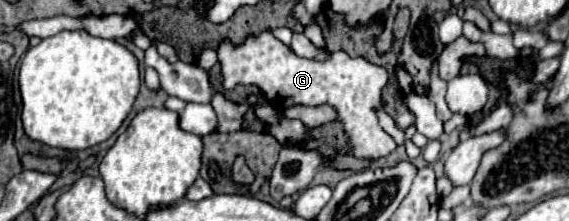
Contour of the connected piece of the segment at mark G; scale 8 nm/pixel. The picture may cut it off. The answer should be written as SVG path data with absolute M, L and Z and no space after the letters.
M269 30L249 36L243 44L233 44L231 40L221 40L219 48L219 64L223 74L223 86L227 90L237 84L257 86L269 104L279 108L289 108L295 104L305 106L321 106L331 104L339 112L339 120L343 122L345 132L351 140L351 150L357 158L383 158L397 148L395 140L383 132L377 122L373 108L381 106L381 90L389 80L389 74L383 66L371 64L365 58L351 58L345 52L335 52L327 62L299 58L291 48L279 42Z

